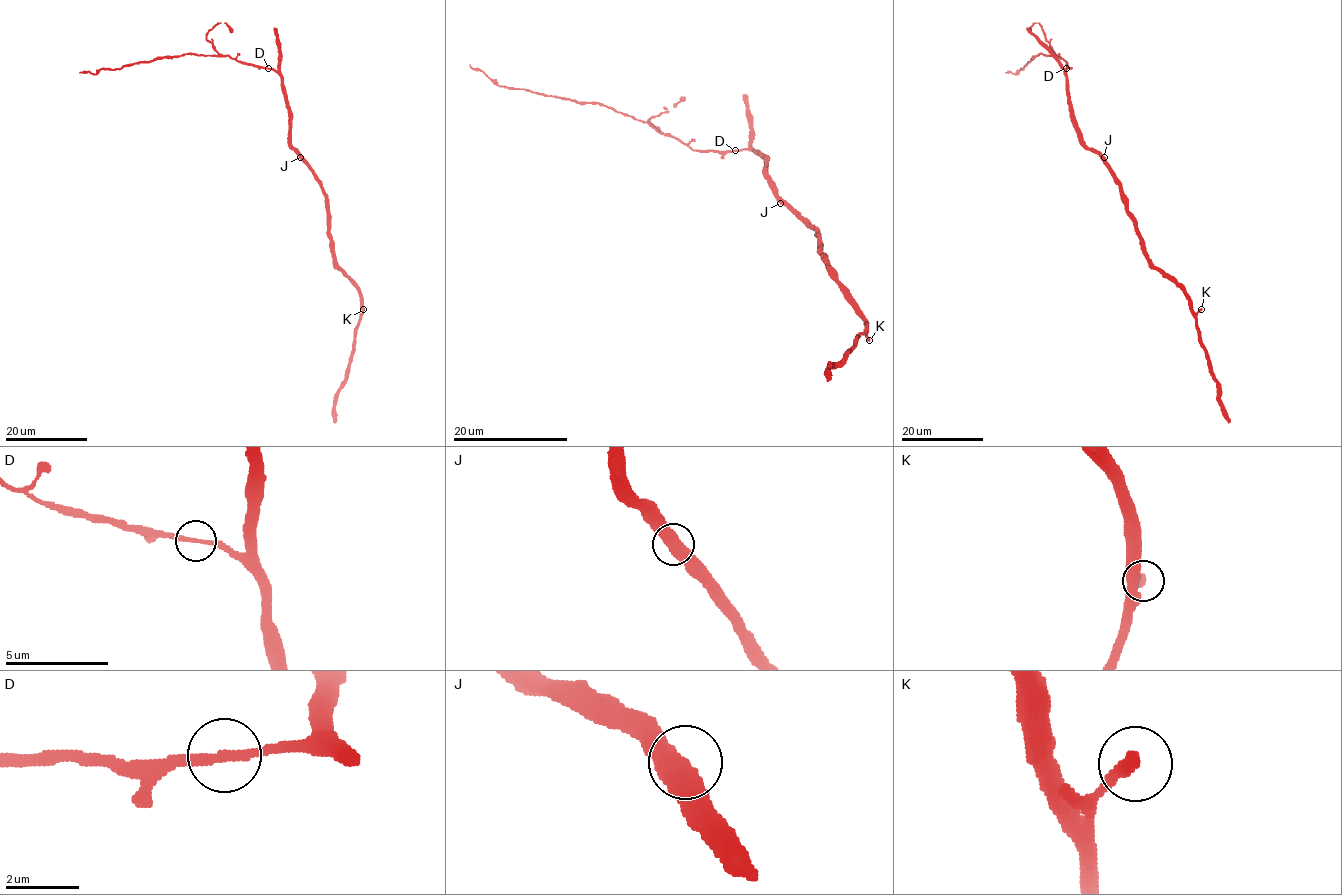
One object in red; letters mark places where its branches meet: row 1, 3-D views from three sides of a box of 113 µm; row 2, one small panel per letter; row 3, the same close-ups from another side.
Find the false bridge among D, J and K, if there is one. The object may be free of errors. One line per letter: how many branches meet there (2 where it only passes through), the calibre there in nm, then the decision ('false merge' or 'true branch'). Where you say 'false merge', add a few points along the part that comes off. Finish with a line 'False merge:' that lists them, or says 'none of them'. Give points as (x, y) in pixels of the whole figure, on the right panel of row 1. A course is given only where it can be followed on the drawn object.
D: 2 | 200 nm | true branch
J: 2 | 550 nm | true branch
K: 1 | 400 nm | true branch
False merge: none of them

